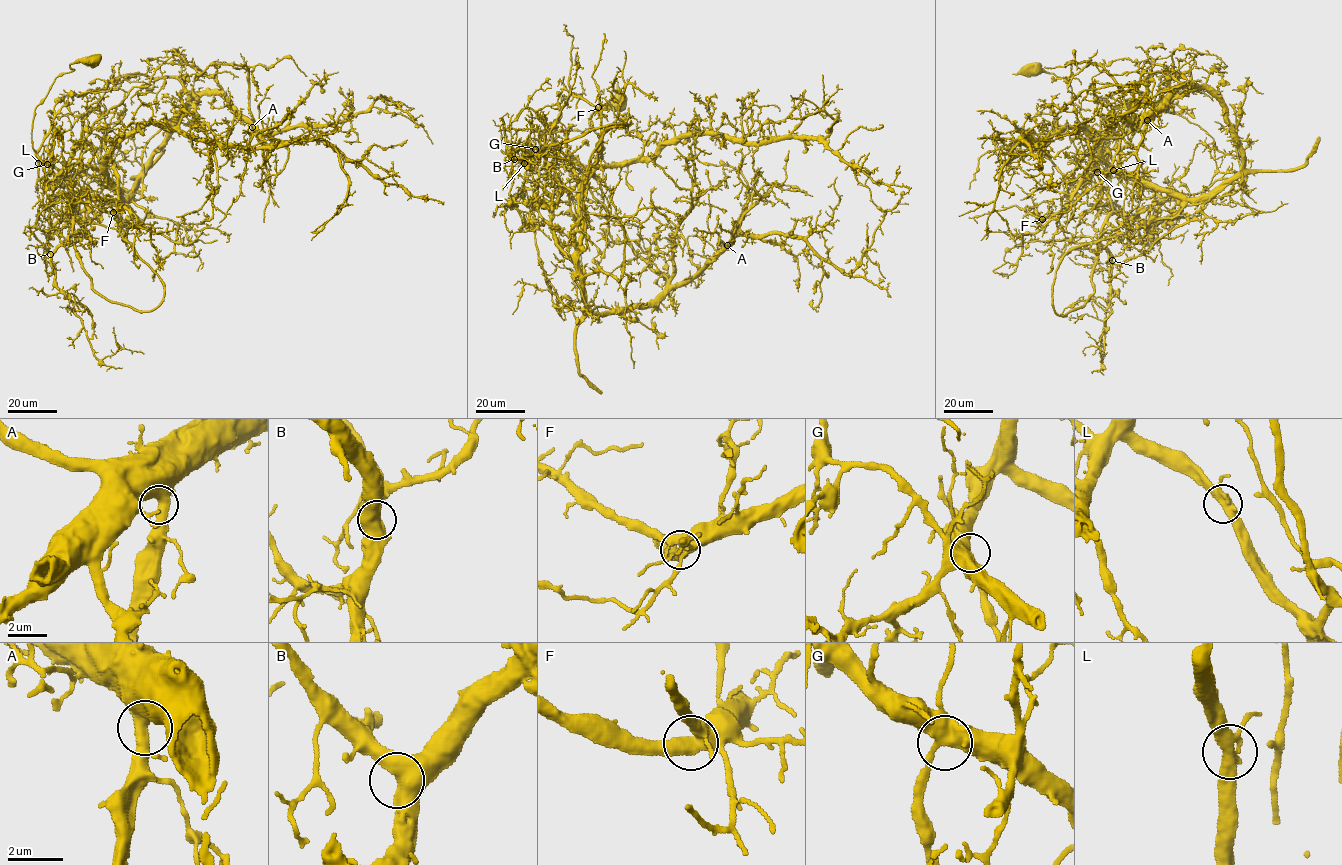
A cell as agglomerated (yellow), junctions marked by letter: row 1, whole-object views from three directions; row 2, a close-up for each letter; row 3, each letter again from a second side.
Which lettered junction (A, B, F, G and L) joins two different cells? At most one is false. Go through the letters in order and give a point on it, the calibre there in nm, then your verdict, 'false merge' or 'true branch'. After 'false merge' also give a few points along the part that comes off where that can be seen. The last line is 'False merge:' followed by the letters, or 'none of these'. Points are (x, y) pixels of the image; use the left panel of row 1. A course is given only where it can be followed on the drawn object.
A: (252, 127) | 500 nm | true branch
B: (50, 254) | 480 nm | true branch
F: (113, 212) | 440 nm | true branch
G: (47, 164) | 440 nm | true branch
L: (38, 163) | 380 nm | false merge | (38, 163), (70, 189), (92, 287), (150, 311), (163, 281), (120, 232), (125, 203), (146, 142), (200, 105)
False merge: L

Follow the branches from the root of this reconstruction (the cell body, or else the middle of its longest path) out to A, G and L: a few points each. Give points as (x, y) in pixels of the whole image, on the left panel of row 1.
A: (94, 60), (71, 63), (36, 107), (36, 153), (56, 103), (131, 74), (221, 94), (252, 127)
G: (94, 60), (93, 64), (71, 63), (74, 70), (60, 74), (35, 108), (32, 142), (35, 153), (47, 164)
L: (94, 60), (93, 64), (71, 63), (70, 67), (74, 70), (60, 74), (36, 107), (31, 136), (38, 163)

